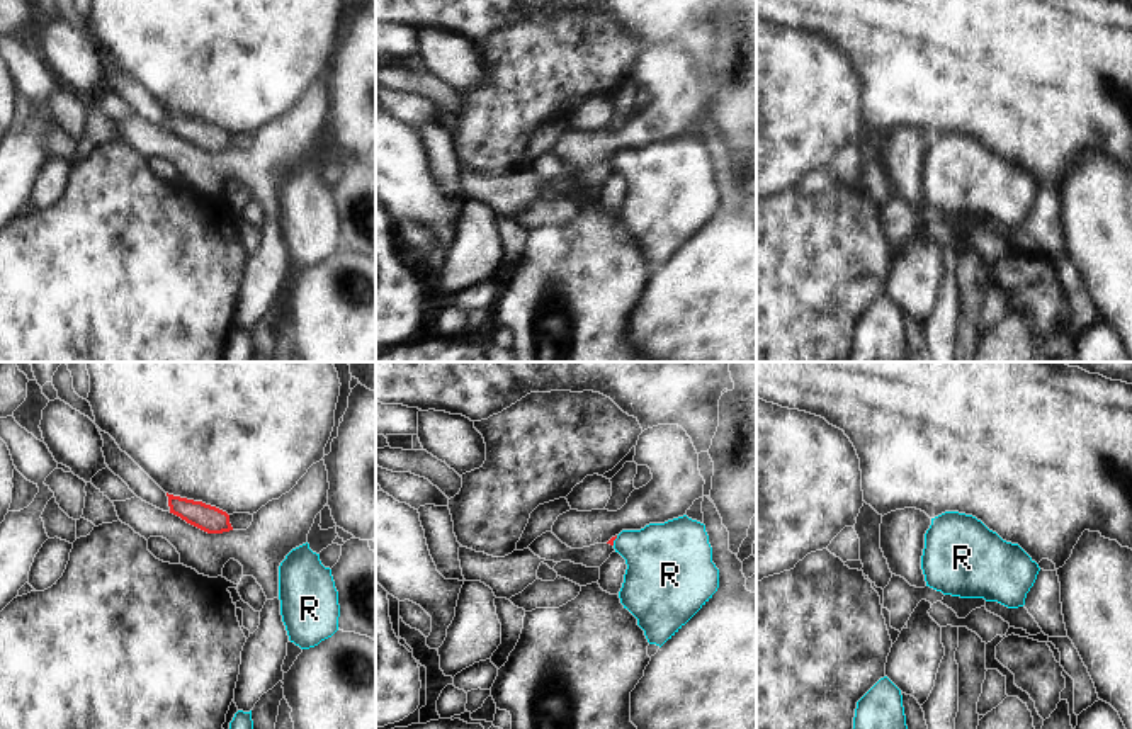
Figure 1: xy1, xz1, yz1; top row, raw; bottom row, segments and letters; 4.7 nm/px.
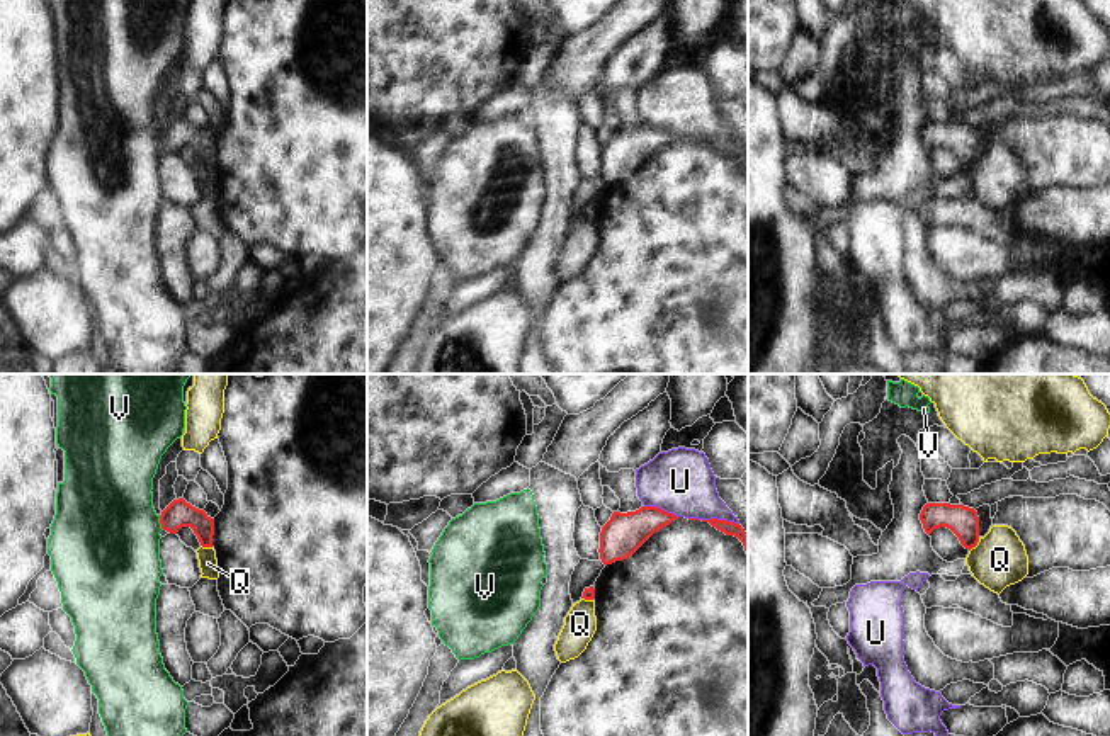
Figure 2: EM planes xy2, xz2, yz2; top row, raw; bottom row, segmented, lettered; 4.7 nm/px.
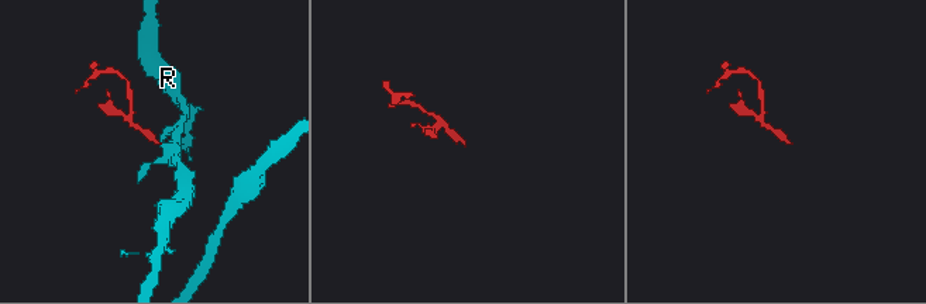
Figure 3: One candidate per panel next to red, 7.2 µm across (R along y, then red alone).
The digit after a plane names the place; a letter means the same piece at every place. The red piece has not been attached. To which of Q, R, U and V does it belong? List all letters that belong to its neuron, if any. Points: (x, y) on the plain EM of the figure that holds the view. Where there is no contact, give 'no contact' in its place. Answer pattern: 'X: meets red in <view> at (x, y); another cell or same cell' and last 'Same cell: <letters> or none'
Q: meets red in yz2 at (976, 164); another cell
R: meets red in xz1 at (614, 158); same cell
U: meets red in xz2 at (721, 140); another cell
V: meets red in xy2 at (160, 141); another cell
Same cell: R

